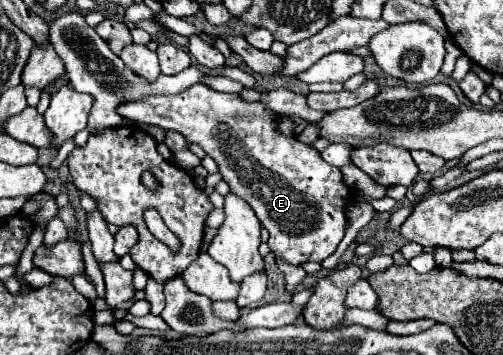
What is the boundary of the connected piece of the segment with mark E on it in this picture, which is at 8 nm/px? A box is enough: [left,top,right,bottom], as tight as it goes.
[121,84,357,266]

